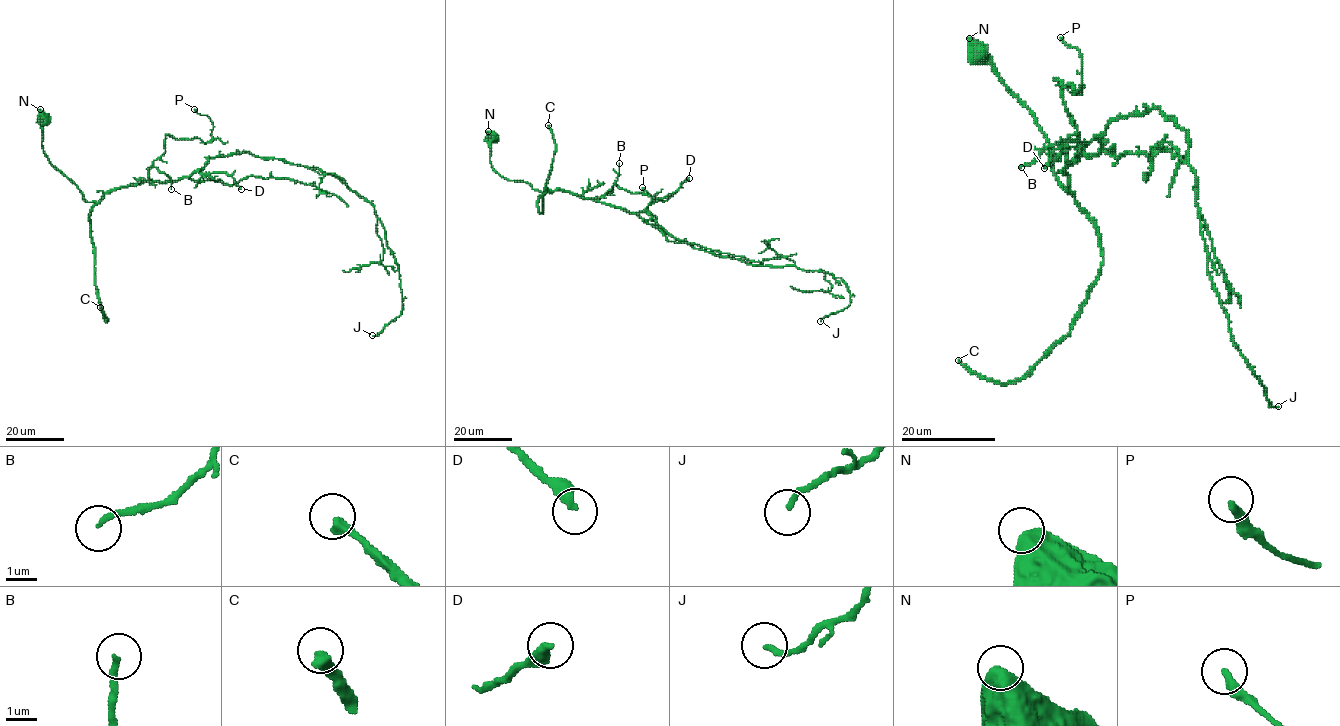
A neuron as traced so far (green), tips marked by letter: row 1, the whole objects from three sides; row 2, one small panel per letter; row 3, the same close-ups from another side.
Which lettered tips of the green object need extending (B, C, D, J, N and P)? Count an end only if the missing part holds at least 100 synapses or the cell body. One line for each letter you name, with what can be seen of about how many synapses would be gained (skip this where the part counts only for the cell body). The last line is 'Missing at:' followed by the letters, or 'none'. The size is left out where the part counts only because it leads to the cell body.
C: 300 syn
Missing at: C

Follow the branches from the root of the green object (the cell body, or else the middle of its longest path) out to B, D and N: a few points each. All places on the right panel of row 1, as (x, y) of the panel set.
B: (1138, 113), (1113, 119), (1093, 155), (1076, 145), (1078, 131), (1021, 167)
D: (1138, 113), (1113, 119), (1106, 129), (1088, 144), (1069, 141), (1056, 148), (1044, 168)
N: (1138, 113), (1107, 125), (1101, 148), (1066, 168), (1065, 188), (1029, 108), (969, 38)

